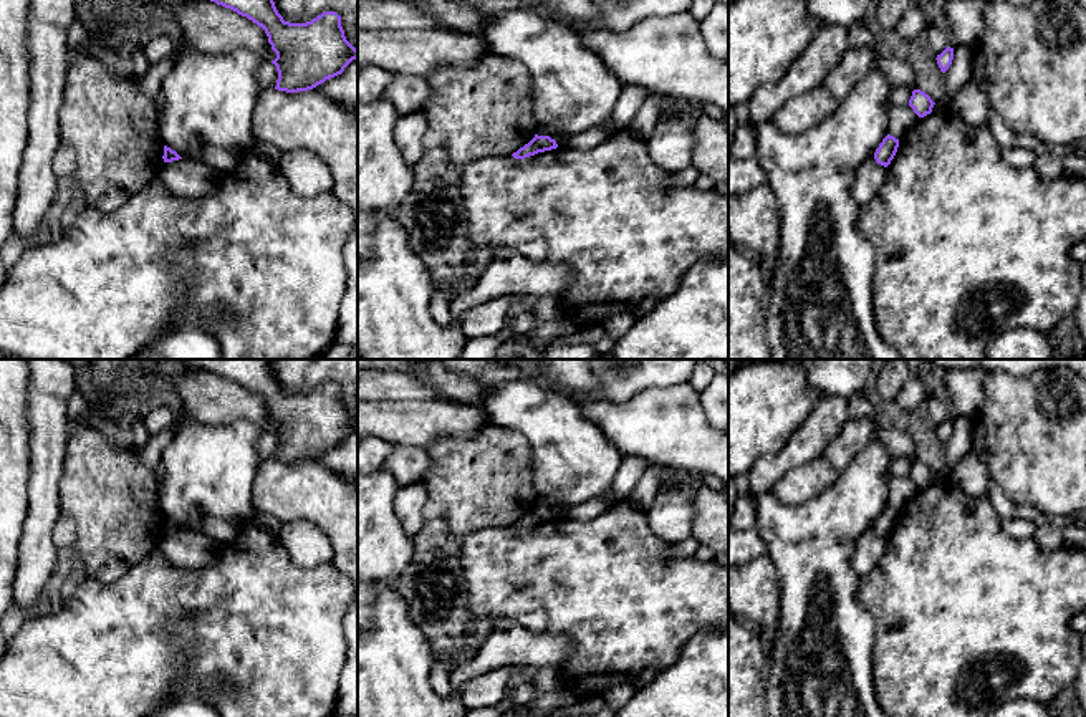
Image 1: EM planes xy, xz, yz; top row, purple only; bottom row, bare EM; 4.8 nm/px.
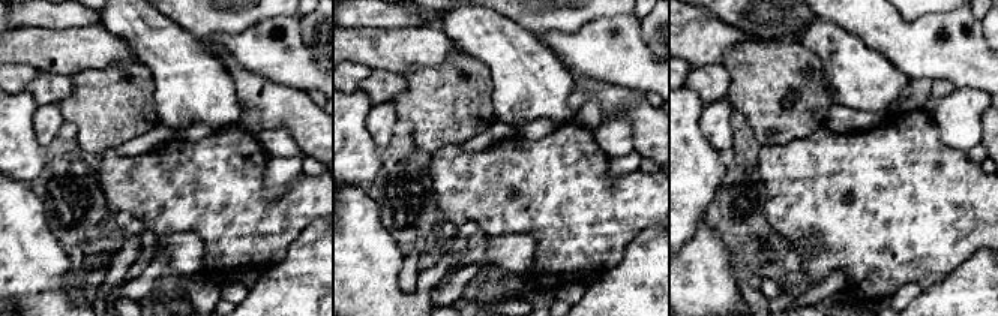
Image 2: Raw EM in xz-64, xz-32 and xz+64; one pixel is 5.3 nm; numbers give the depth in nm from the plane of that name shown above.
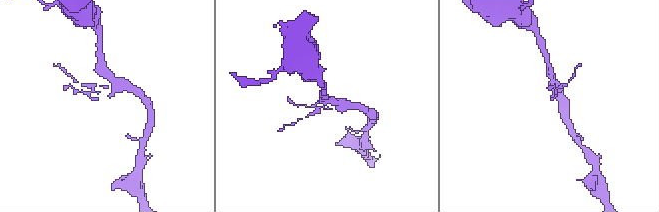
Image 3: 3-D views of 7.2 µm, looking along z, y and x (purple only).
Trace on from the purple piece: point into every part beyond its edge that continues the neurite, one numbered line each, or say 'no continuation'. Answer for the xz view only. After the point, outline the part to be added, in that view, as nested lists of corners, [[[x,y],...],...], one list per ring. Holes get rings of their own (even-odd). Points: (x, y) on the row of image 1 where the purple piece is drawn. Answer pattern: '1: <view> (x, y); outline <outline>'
no continuation

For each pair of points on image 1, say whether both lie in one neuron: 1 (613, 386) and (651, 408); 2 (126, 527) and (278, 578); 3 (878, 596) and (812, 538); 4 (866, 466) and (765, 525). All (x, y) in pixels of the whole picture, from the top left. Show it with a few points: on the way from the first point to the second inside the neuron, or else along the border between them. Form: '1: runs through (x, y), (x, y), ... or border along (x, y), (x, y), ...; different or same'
1: border along (669, 386), (646, 388), (624, 401), (593, 399); different
2: border along (156, 547), (126, 572); different
3: border along (858, 578), (856, 598), (873, 616); different
4: runs through (846, 492), (813, 525), (792, 525); same

